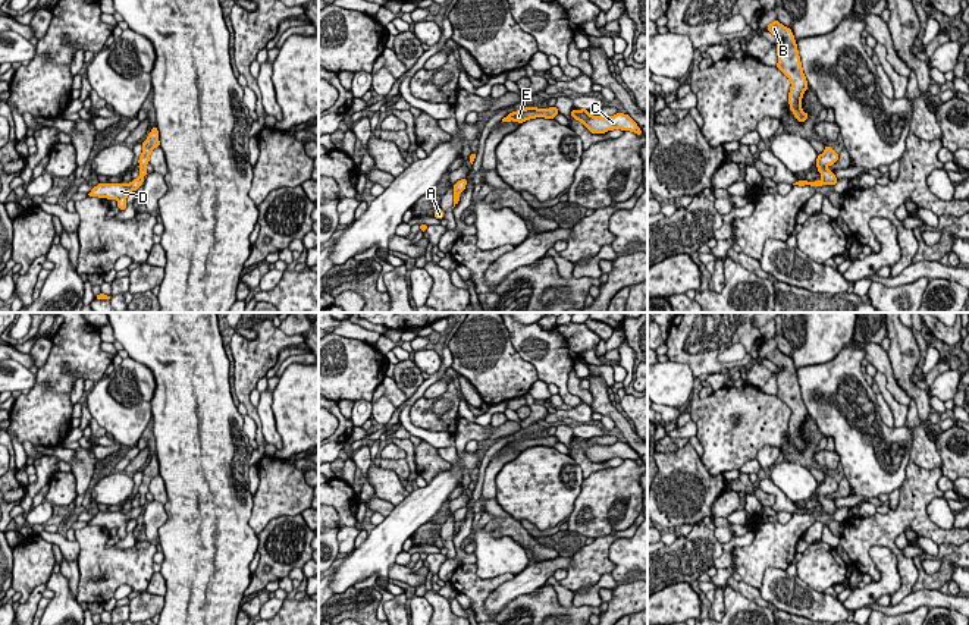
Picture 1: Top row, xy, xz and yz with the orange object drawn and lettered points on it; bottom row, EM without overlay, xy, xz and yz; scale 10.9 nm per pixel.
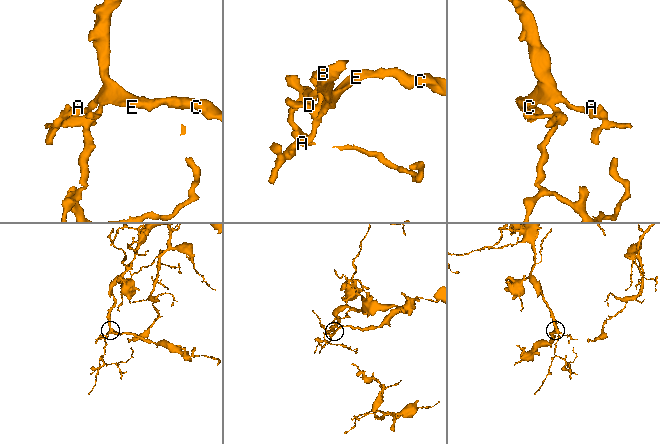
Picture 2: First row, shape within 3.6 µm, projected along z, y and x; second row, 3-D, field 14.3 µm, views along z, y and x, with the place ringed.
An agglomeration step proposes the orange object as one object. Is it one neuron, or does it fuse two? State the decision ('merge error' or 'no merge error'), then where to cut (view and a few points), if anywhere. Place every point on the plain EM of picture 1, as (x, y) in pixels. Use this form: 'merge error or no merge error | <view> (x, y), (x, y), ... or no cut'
no merge error | no cut

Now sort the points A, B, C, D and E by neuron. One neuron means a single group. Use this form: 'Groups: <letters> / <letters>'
Groups: A B C D E

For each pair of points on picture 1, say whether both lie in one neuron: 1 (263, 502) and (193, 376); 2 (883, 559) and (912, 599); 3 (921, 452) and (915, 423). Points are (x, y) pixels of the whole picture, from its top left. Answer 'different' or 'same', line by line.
1: different
2: different
3: same

